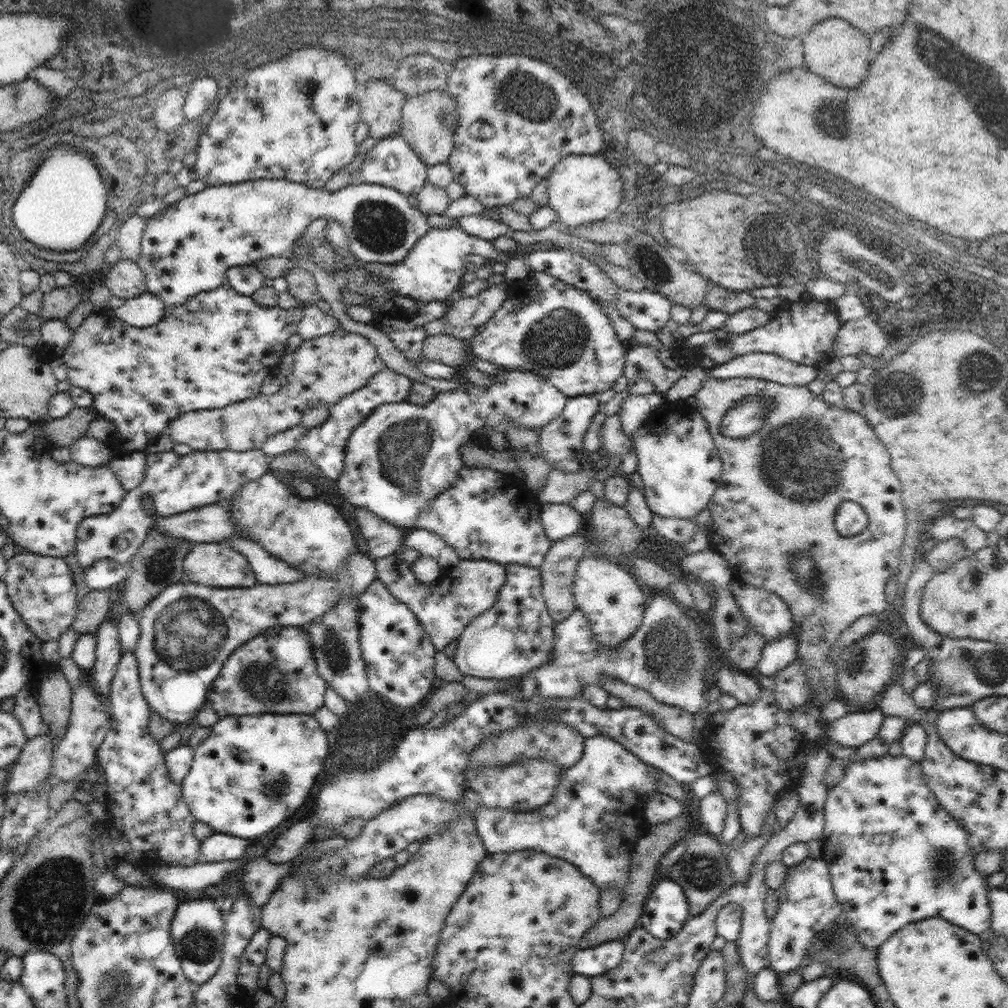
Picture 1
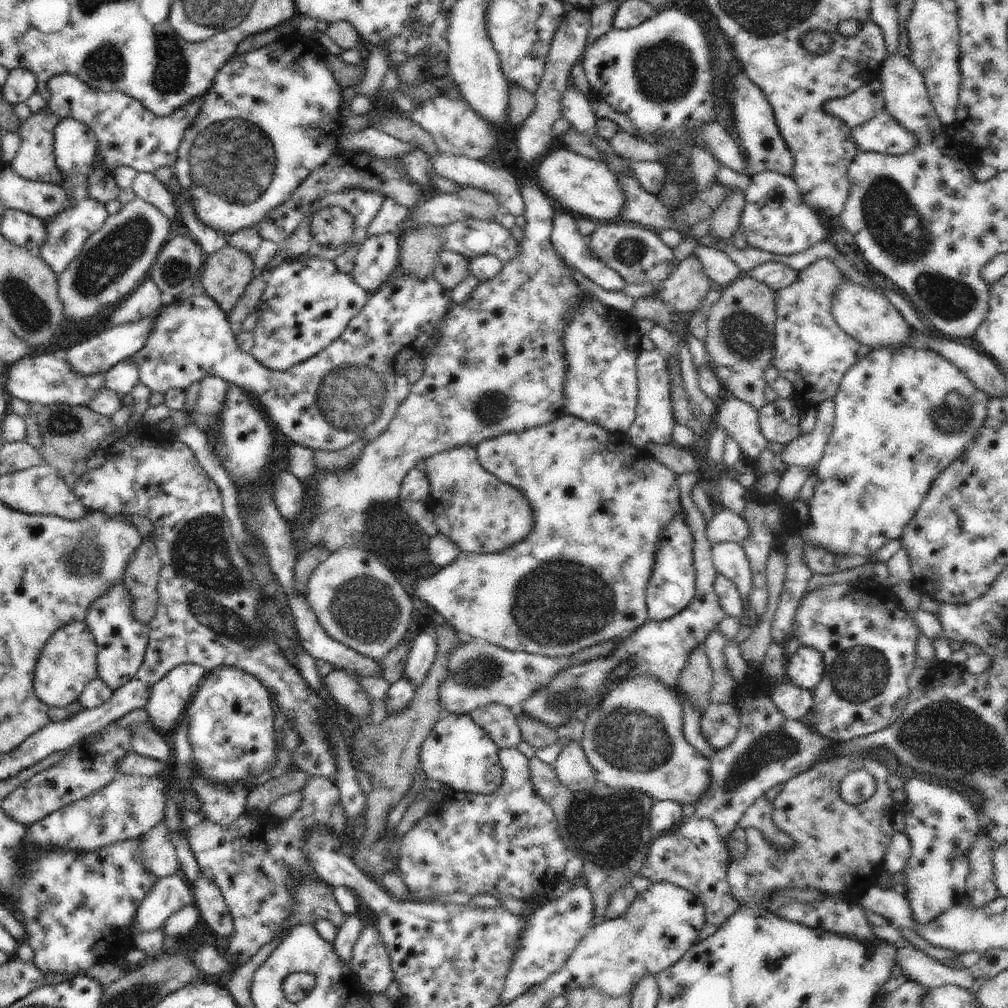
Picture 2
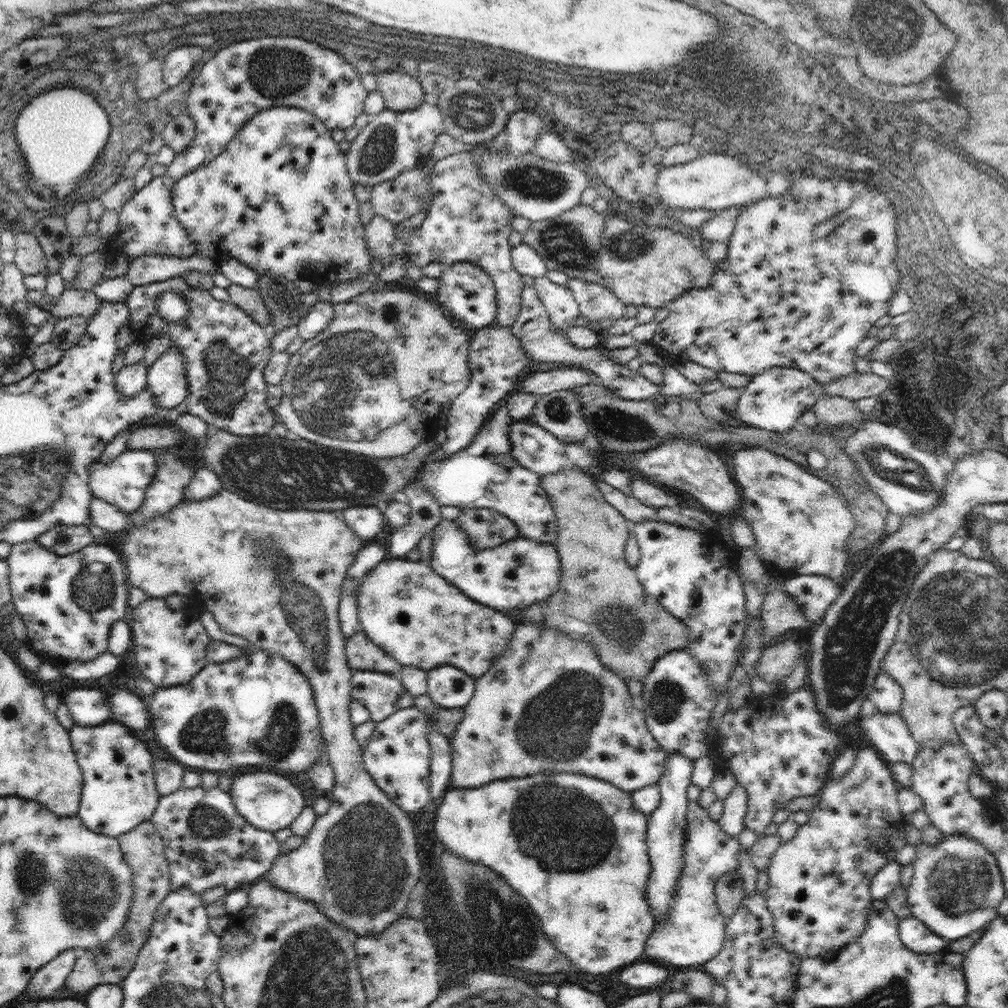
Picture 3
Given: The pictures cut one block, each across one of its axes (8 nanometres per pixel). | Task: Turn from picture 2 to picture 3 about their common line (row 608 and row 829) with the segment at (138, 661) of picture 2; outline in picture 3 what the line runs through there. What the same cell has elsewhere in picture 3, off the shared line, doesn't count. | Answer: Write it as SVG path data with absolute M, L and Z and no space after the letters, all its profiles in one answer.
M116 721L96 726L75 724L68 734L83 772L83 789L77 813L82 823L96 834L117 838L138 824L151 821L161 796L155 785L152 754L140 739L140 734Z

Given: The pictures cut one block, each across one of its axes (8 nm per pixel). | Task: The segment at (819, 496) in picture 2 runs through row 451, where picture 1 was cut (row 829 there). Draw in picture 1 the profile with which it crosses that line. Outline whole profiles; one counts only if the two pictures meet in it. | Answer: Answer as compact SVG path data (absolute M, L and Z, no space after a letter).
M889 753L882 757L871 757L864 761L850 761L846 766L846 773L844 773L840 782L828 789L824 813L825 828L822 838L821 858L829 864L834 894L842 905L843 919L851 924L852 932L856 932L858 940L866 948L879 948L879 946L884 944L885 940L888 940L900 928L930 917L942 917L944 920L948 920L948 922L980 936L989 931L992 924L990 899L988 899L988 892L992 888L988 885L990 875L986 875L976 869L974 865L975 854L972 853L972 849L968 845L970 833L944 809L944 805L940 804L940 801L936 799L936 795L932 794L932 789L926 784L926 779L922 775L920 761L909 760L908 756L904 755L893 756Z

